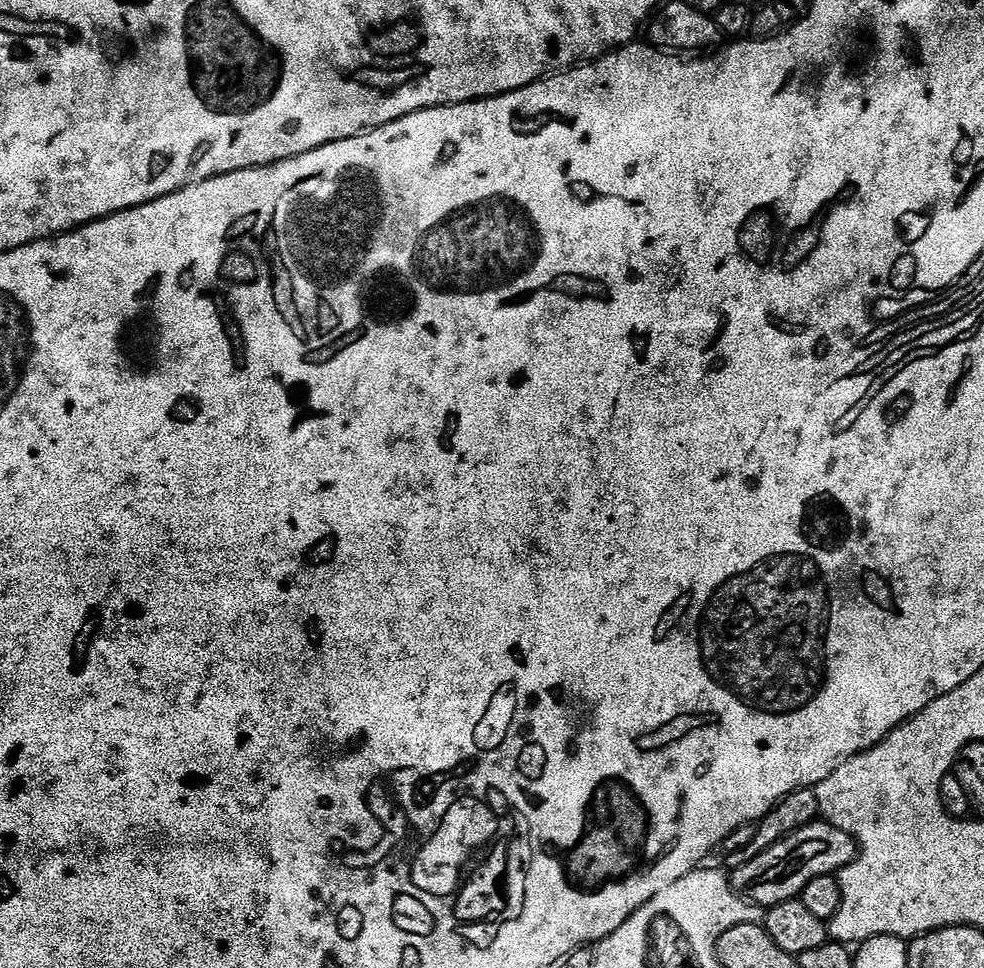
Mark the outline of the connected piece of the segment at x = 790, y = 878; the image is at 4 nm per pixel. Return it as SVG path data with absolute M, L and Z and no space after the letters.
M813 822L794 830L794 834L782 838L770 846L770 850L762 850L762 854L746 862L746 866L731 869L730 885L733 892L743 897L749 905L761 904L761 909L767 910L776 904L797 899L814 878L840 874L851 860L853 863L857 859L857 841L851 831L835 823L820 823Z

